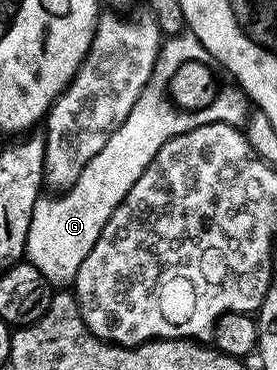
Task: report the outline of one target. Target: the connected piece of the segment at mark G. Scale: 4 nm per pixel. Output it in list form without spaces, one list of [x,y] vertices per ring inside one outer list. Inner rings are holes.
[[[191,31],[171,34],[170,39],[161,44],[152,78],[146,83],[142,95],[138,95],[138,103],[134,103],[126,123],[122,123],[122,127],[110,135],[106,147],[102,147],[102,151],[98,151],[98,155],[94,155],[94,159],[82,167],[82,175],[78,175],[67,191],[59,195],[42,195],[38,199],[30,219],[30,235],[26,239],[26,260],[38,267],[38,271],[42,271],[53,287],[68,287],[75,282],[78,267],[82,267],[86,255],[90,255],[94,243],[98,243],[102,227],[106,227],[110,215],[122,203],[130,187],[138,183],[154,155],[158,155],[160,148],[171,137],[210,123],[240,127],[247,122],[250,102],[239,87],[221,88],[215,99],[201,109],[185,111],[172,104],[168,96],[168,84],[174,71],[178,71],[178,67],[187,61],[208,60],[208,53]]]

